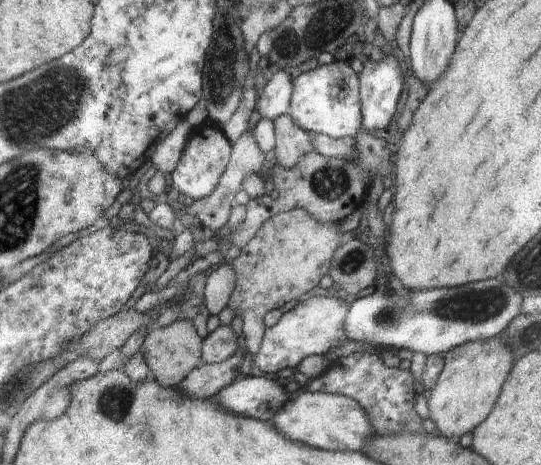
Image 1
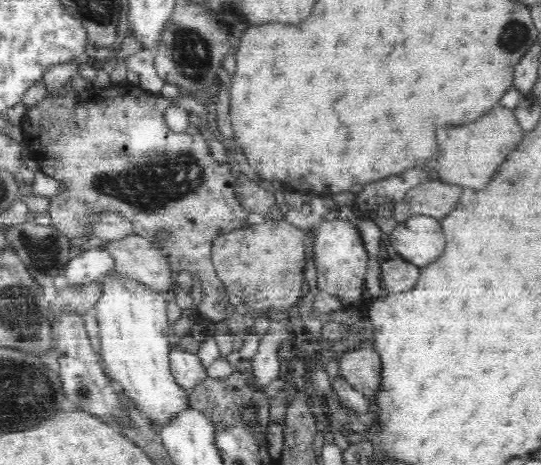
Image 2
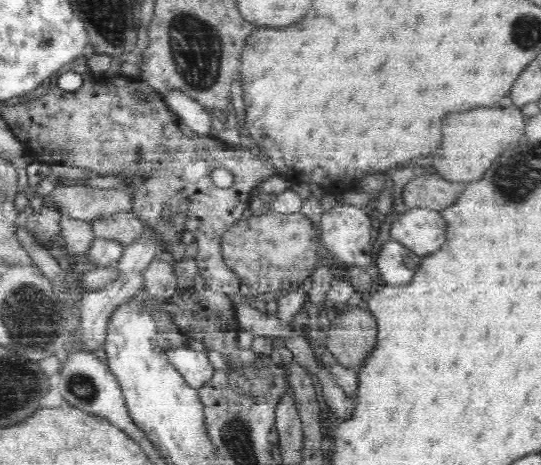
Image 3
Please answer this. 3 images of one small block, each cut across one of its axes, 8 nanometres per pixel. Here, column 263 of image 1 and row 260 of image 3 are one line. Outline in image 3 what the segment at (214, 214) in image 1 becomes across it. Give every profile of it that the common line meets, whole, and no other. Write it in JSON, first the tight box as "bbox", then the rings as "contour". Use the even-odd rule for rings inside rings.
{"bbox":[143,258,176,301],"contour":[[[154,258],[143,270],[144,289],[162,301],[175,293],[176,277],[174,266],[161,259]]]}

